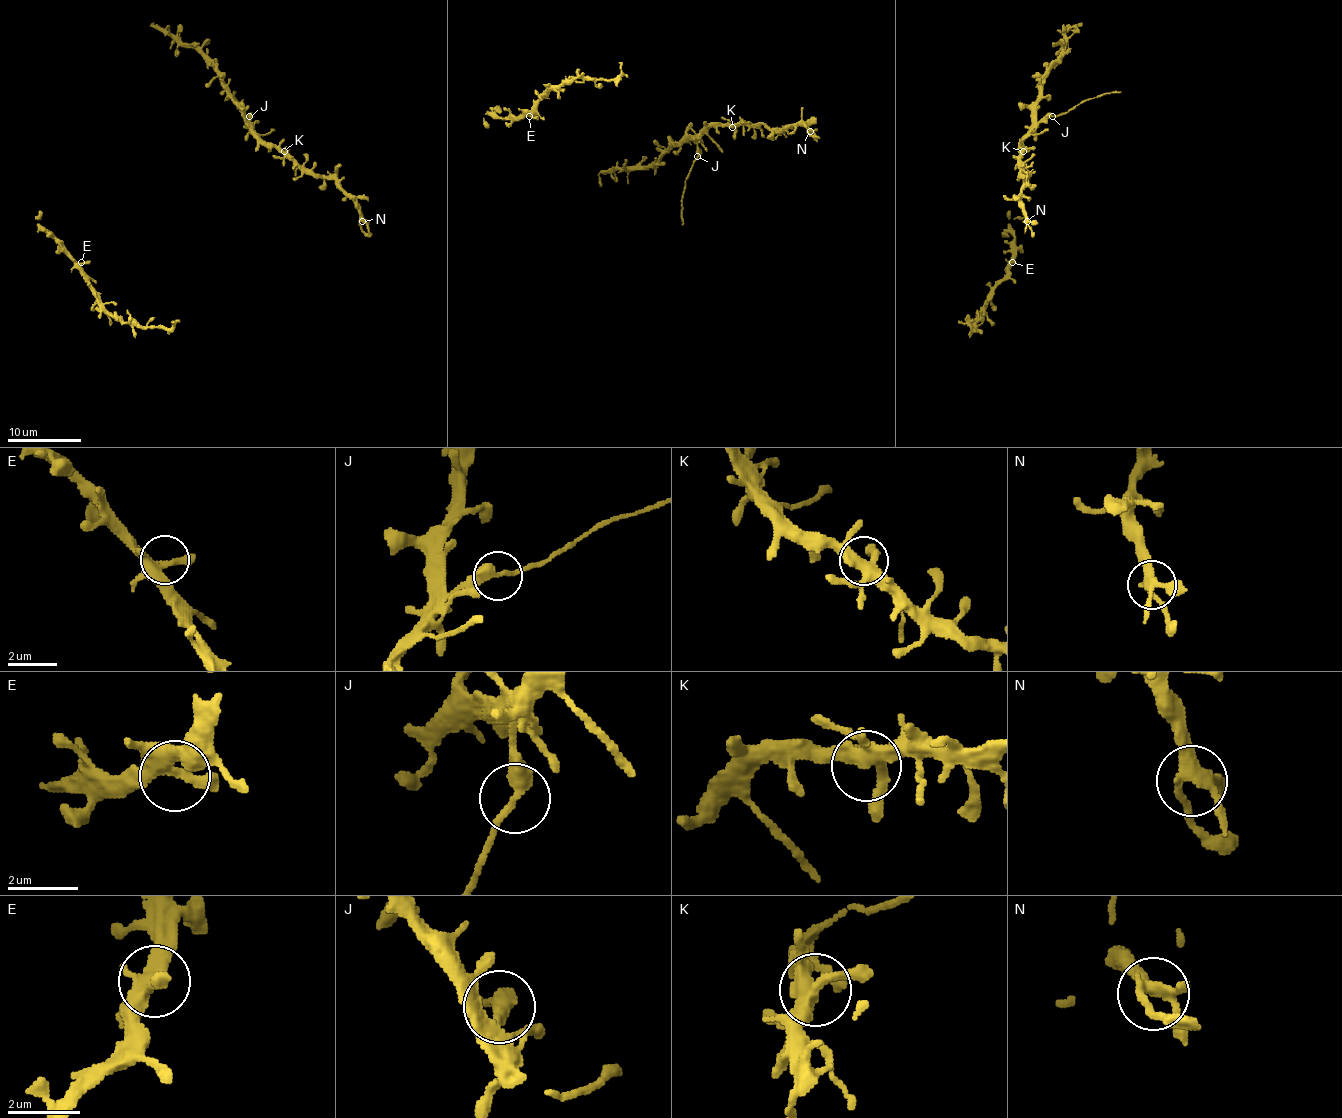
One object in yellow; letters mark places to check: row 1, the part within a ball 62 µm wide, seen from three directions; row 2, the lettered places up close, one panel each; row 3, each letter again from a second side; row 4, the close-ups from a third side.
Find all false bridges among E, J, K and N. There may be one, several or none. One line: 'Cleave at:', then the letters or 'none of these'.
Cleave at: J

